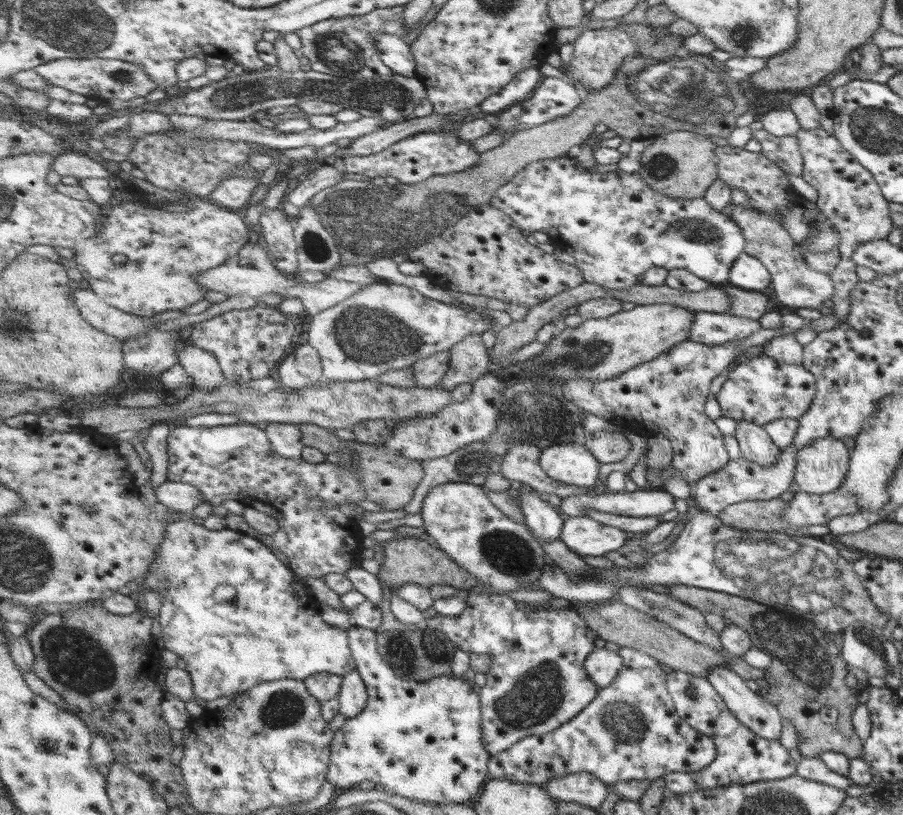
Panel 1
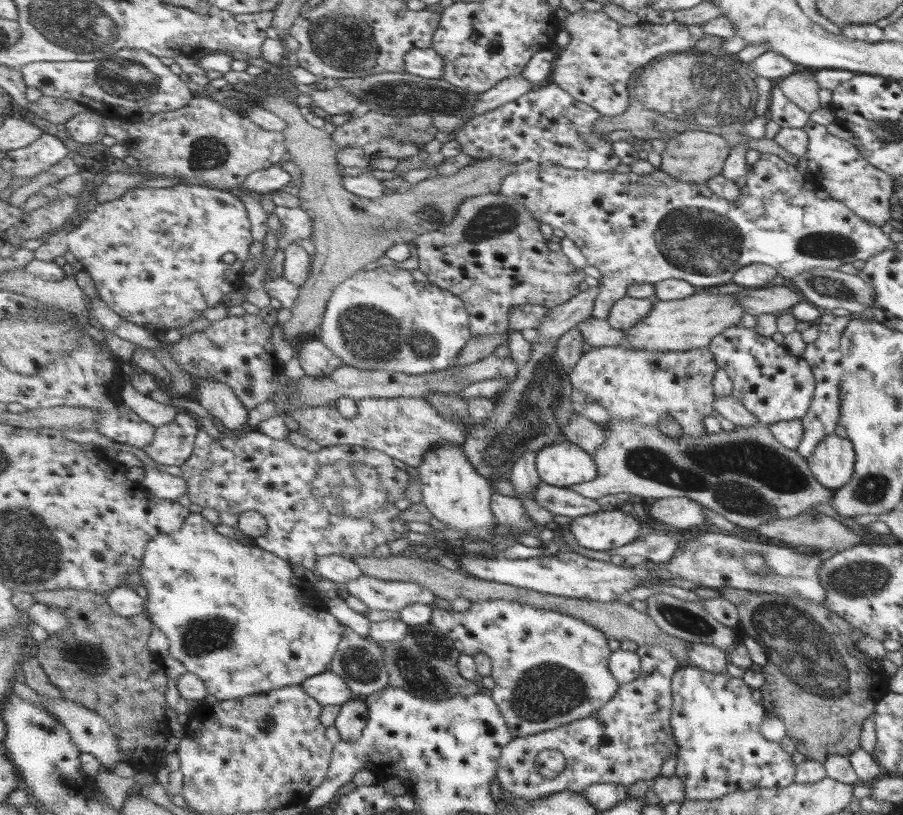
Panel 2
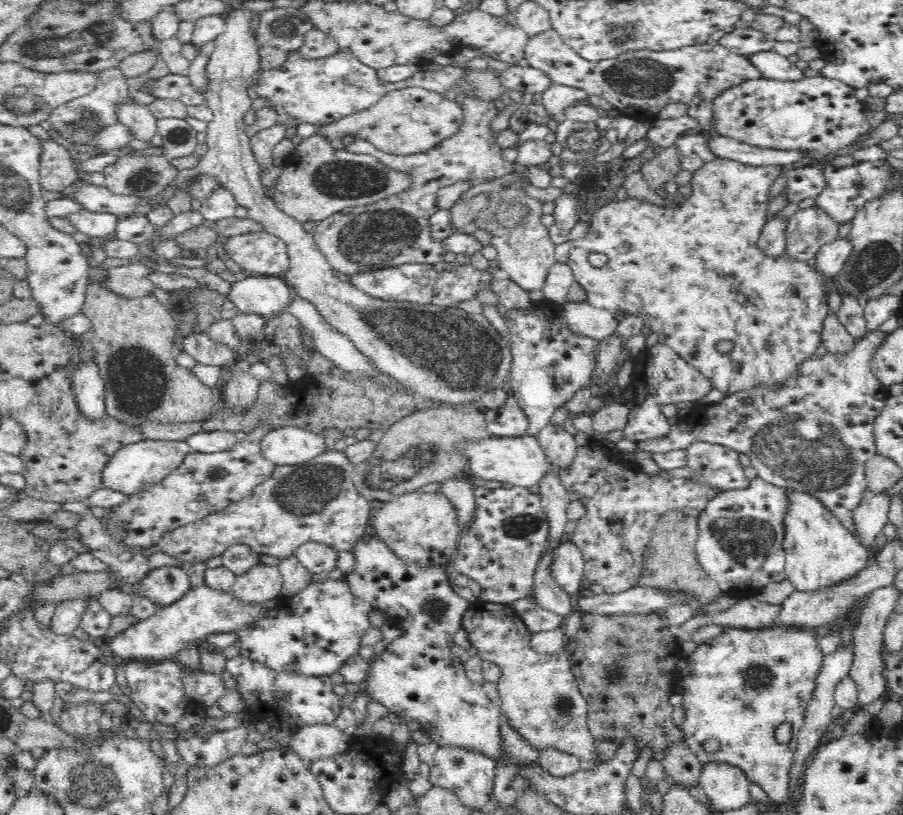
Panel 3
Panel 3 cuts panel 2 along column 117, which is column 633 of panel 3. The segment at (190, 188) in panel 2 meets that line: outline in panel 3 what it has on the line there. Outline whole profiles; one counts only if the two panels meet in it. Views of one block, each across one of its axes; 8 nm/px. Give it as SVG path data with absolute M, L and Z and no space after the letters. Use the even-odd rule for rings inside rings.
M716 157L712 162L705 164L693 174L691 181L692 195L685 198L685 201L677 208L666 208L649 204L644 200L633 200L627 198L622 201L611 201L603 207L589 209L586 217L592 221L590 234L576 243L570 243L570 257L567 264L572 269L575 282L580 284L587 294L586 300L598 309L621 312L623 314L634 314L642 316L646 327L656 333L658 340L673 348L684 360L692 366L700 369L704 376L713 382L713 388L724 393L738 392L744 388L752 388L753 385L763 384L766 388L772 388L777 381L788 380L788 376L797 368L802 360L808 360L808 356L813 356L818 348L821 339L821 330L826 314L829 312L827 303L827 293L832 289L831 282L814 267L807 262L794 261L788 256L780 256L780 260L769 259L762 256L757 248L757 241L761 234L761 229L767 224L767 209L769 208L770 190L773 183L781 173L782 168L778 166L752 167L733 160ZM593 254L605 254L608 261L601 268L593 266L588 257ZM720 340L732 340L734 350L730 354L720 354L716 350L716 344Z

